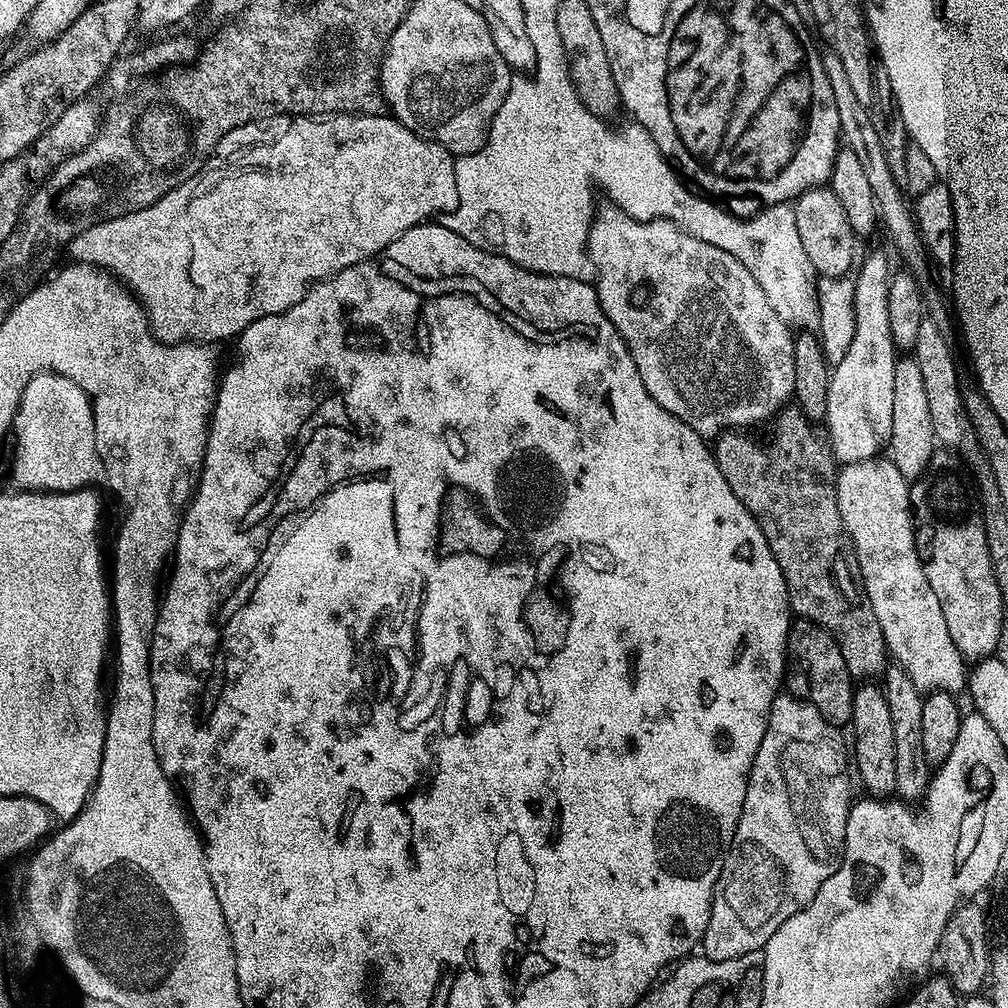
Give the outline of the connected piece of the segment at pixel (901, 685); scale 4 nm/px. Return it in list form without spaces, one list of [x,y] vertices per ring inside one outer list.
[[[895,662],[885,668],[882,687],[890,706],[890,718],[894,722],[895,795],[905,802],[923,801],[930,779],[930,765],[926,754],[922,754],[922,706],[925,693],[920,692],[914,682],[910,682],[910,674],[906,674],[906,670],[899,668]]]

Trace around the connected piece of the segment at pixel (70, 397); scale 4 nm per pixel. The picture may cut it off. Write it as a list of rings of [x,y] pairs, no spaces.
[[[45,370],[32,376],[19,400],[13,438],[12,478],[21,491],[81,491],[98,474],[95,407],[91,397],[65,375]]]

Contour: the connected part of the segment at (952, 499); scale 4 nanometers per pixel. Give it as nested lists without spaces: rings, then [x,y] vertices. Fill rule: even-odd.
[[[937,447],[923,474],[911,485],[910,495],[916,549],[924,564],[926,582],[938,594],[938,606],[946,614],[946,630],[950,630],[950,638],[954,638],[954,646],[958,646],[965,661],[991,657],[1000,644],[1006,601],[994,578],[984,513],[973,473],[955,452]]]

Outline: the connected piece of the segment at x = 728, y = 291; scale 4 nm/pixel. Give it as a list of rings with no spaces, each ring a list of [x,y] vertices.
[[[618,206],[607,207],[601,207],[595,213],[588,235],[588,253],[596,266],[594,287],[604,313],[630,350],[634,366],[638,366],[638,374],[642,374],[642,382],[646,390],[650,390],[654,402],[670,410],[670,414],[686,422],[686,426],[705,438],[715,438],[725,430],[748,430],[751,429],[751,424],[760,424],[763,420],[771,421],[793,399],[794,332],[782,318],[778,318],[778,314],[774,314],[774,306],[770,306],[766,294],[762,294],[762,286],[754,282],[754,274],[750,274],[750,270],[746,270],[746,266],[742,266],[742,262],[738,262],[734,254],[726,254],[726,250],[718,250],[718,246],[694,238],[689,232],[680,229],[673,220],[635,220]]]

